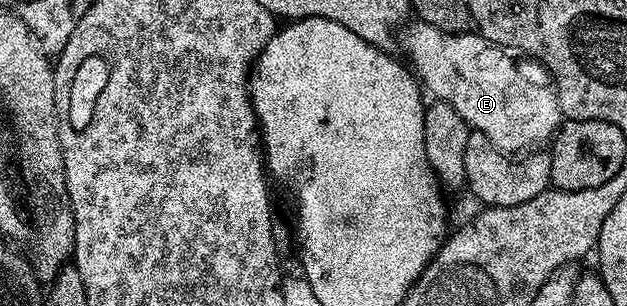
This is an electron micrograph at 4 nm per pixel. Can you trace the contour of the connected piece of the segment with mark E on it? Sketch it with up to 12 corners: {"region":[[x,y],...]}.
{"region":[[406,25],[434,99],[508,154],[559,131],[558,96],[471,30]]}

